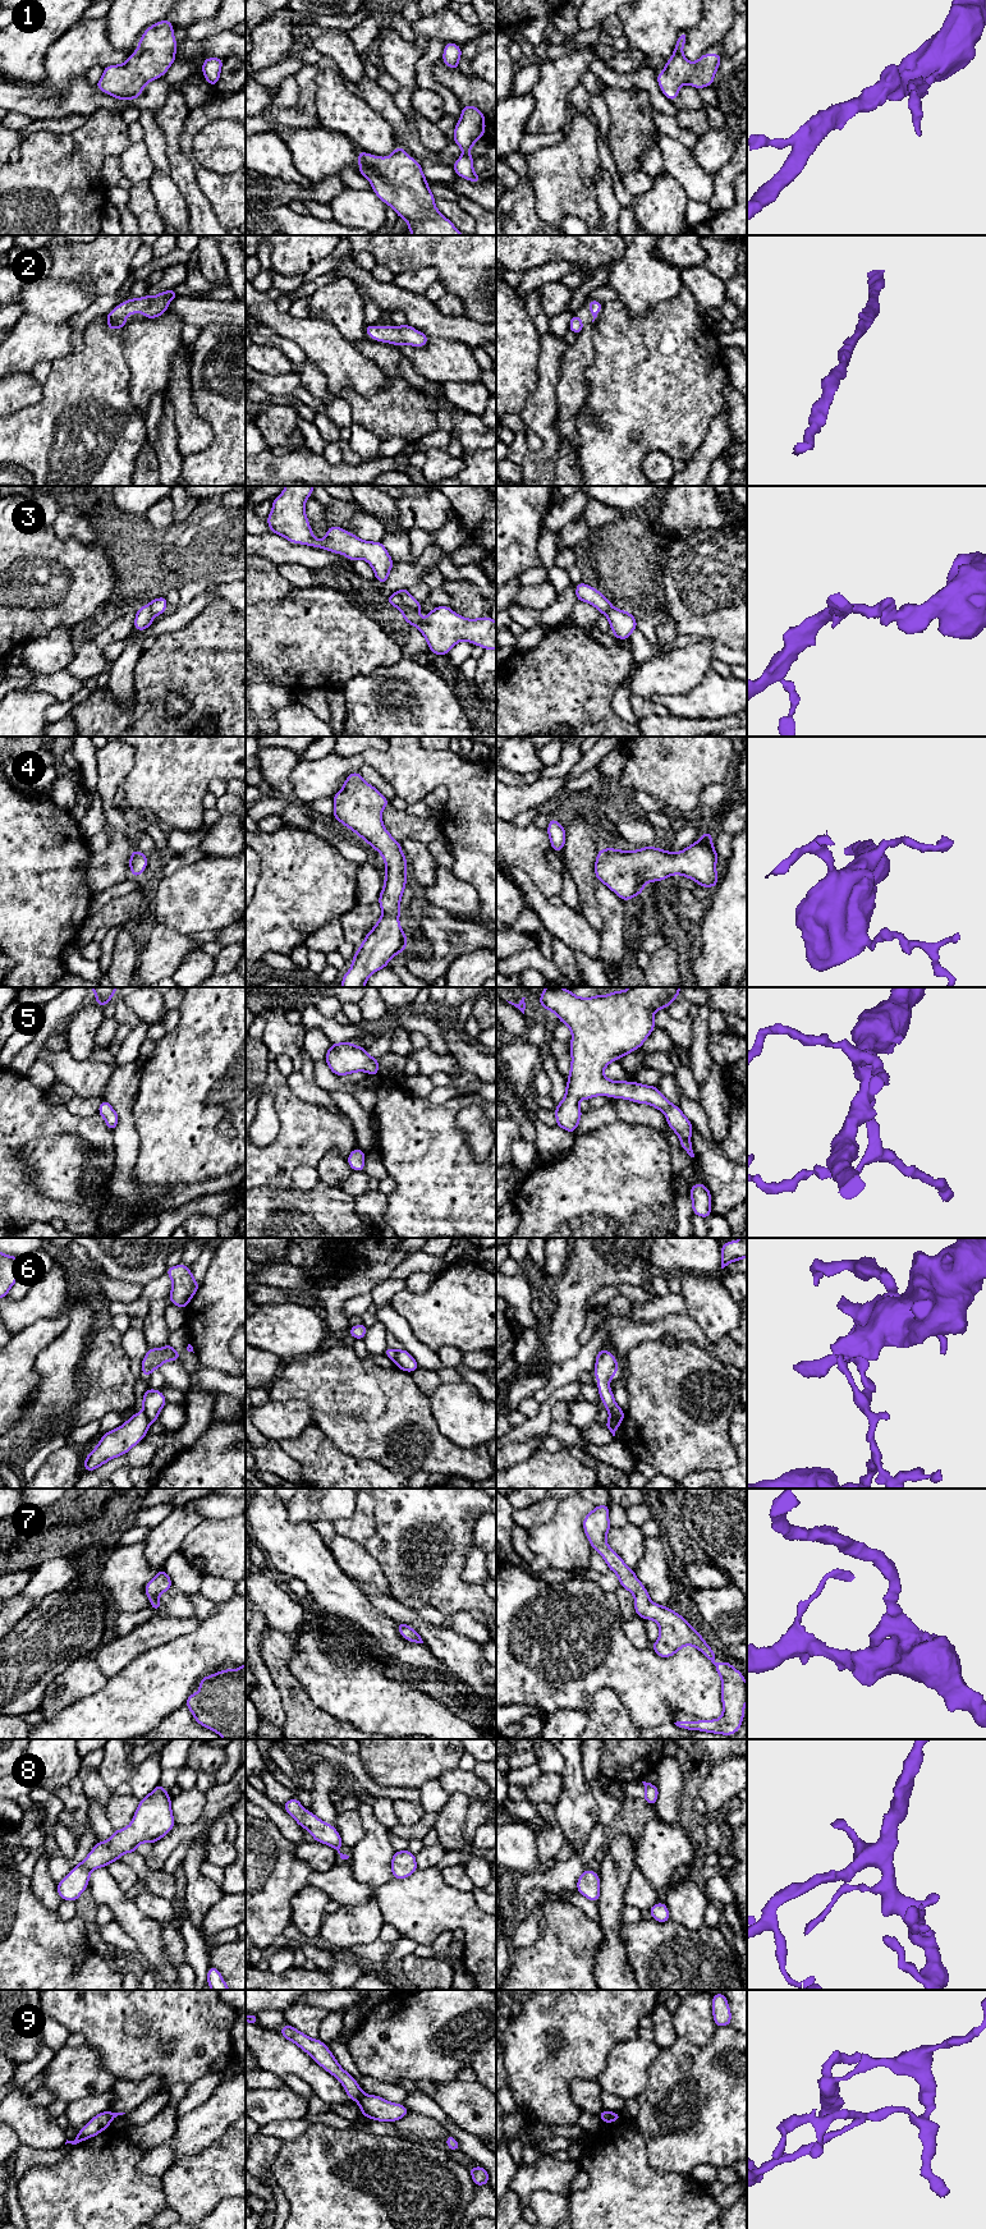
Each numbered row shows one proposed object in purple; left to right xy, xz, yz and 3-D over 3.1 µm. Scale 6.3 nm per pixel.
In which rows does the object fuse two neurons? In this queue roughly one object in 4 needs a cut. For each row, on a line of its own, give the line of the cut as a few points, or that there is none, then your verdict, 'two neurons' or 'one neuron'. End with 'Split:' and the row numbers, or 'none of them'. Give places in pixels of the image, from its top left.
1: no cut; one neuron
2: no cut; one neuron
3: cut in xz along (397, 592), (407, 605), (417, 610); two neurons
4: no cut; one neuron
5: no cut; one neuron
6: cut in yz along (610, 1415), (620, 1421); two neurons
7: no cut; one neuron
8: no cut; one neuron
9: cut in xz along (363, 2094), (357, 2100); two neurons
Split: 3, 6, 9

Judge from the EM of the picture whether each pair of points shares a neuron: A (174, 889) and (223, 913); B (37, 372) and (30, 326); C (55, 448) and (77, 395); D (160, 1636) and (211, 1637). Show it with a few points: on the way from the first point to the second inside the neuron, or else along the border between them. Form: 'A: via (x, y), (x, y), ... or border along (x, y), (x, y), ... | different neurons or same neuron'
A: via (186, 898), (207, 898), (211, 902) | same neuron
B: border along (50, 362), (40, 362), (31, 371) | different neurons
C: via (68, 435), (77, 426), (77, 408) | same neuron
D: border along (200, 1620), (200, 1624), (191, 1632), (152, 1647) | different neurons

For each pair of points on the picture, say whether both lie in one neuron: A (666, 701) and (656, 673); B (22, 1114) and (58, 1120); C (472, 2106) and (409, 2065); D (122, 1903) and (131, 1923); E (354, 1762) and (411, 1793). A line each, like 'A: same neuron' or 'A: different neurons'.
A: different neurons
B: same neuron
C: different neurons
D: same neuron
E: same neuron

